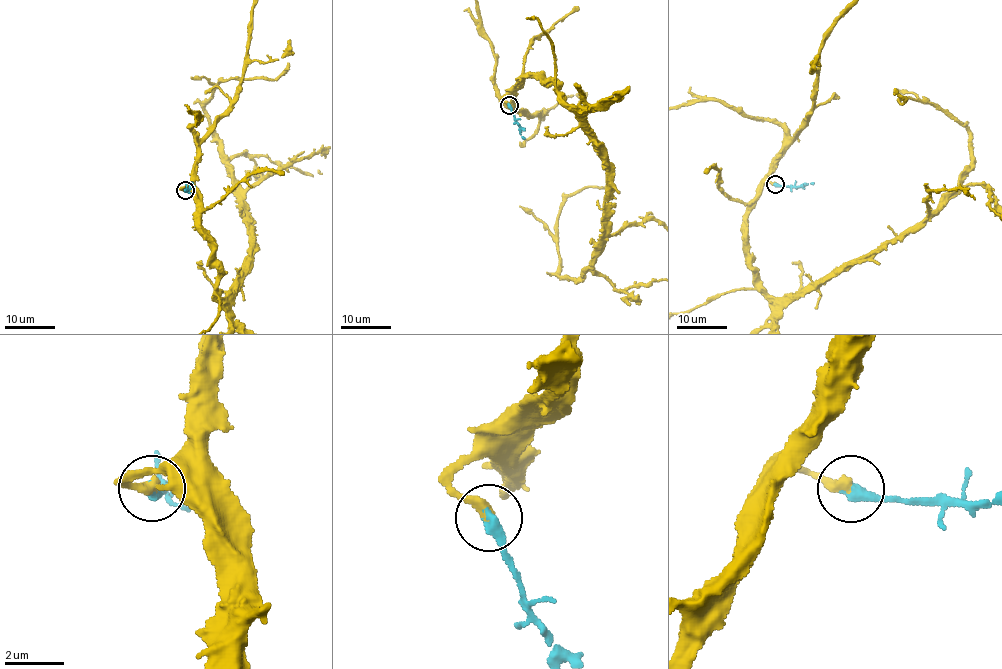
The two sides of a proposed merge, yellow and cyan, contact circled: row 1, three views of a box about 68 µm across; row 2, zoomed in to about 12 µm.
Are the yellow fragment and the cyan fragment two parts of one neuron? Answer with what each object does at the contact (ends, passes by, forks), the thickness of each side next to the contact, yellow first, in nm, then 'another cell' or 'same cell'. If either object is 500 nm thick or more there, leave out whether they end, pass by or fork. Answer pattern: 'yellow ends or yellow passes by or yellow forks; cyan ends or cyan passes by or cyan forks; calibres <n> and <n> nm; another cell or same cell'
yellow ends; cyan ends; calibres 360 and 400 nm; same cell

